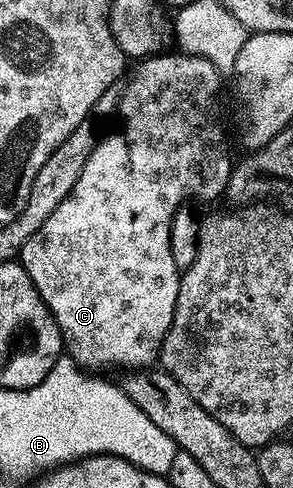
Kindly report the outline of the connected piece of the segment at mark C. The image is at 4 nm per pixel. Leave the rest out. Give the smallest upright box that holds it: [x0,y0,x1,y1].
[18,52,233,371]

